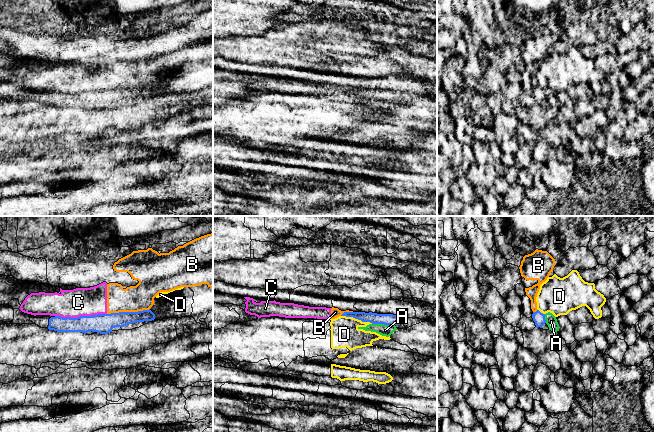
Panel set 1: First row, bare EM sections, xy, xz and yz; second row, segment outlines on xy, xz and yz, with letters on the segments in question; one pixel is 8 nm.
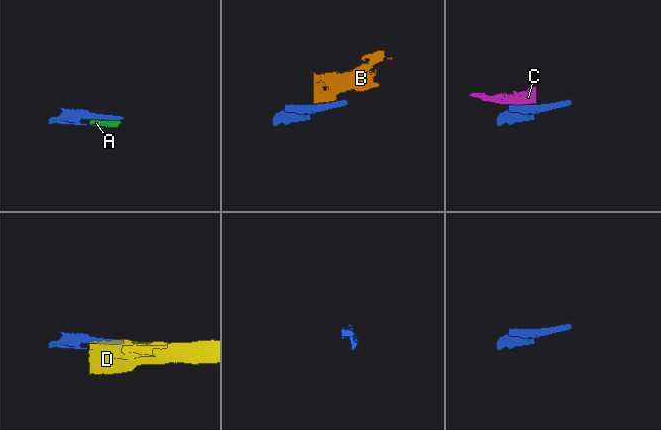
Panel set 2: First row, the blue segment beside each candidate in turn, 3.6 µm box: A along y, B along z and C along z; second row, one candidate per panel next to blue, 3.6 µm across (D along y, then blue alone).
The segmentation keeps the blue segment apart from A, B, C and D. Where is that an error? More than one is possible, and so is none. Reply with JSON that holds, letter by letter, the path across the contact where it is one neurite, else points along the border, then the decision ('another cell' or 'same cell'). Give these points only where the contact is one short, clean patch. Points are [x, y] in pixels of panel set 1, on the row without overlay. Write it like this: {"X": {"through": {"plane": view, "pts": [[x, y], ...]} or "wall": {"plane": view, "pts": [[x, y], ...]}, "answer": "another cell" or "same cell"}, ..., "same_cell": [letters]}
{"A": {"through": {"plane": "xz", "pts": [[387, 95], [383, 99], [385, 106]]}, "answer": "same cell"}, "B": {"wall": {"plane": "xy", "pts": [[149, 84], [107, 90]]}, "answer": "another cell"}, "C": {"wall": {"plane": "xy", "pts": [[106, 89], [76, 93], [55, 92]]}, "answer": "another cell"}, "D": {"wall": {"plane": "xz", "pts": [[341, 91], [372, 99]]}, "answer": "another cell"}, "same_cell": ["A"]}

